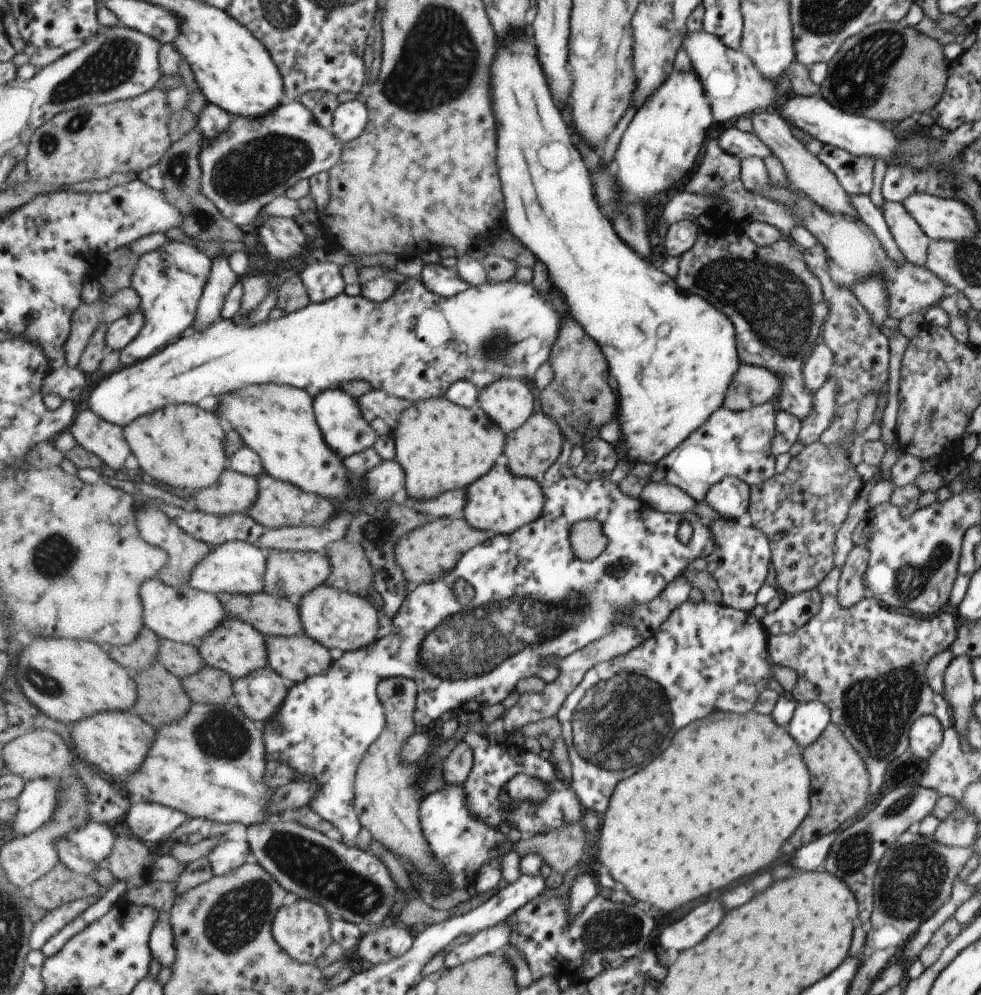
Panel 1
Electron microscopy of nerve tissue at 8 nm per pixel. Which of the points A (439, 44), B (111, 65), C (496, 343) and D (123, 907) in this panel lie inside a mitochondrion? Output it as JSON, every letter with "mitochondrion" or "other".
{"A":"mitochondrion","B":"mitochondrion","C":"mitochondrion","D":"other"}

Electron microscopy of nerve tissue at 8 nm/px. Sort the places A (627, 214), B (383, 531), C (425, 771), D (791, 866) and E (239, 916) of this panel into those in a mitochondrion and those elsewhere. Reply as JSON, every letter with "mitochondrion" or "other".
{"A":"mitochondrion","B":"other","C":"other","D":"other","E":"mitochondrion"}

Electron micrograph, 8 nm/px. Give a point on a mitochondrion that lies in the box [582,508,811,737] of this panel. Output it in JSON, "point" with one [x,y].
{"point":[620,567]}

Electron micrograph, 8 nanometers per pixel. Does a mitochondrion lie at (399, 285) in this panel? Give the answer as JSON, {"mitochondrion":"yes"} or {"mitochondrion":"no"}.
{"mitochondrion":"no"}

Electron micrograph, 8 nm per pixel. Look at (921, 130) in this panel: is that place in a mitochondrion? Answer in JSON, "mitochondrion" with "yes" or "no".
{"mitochondrion":"no"}

